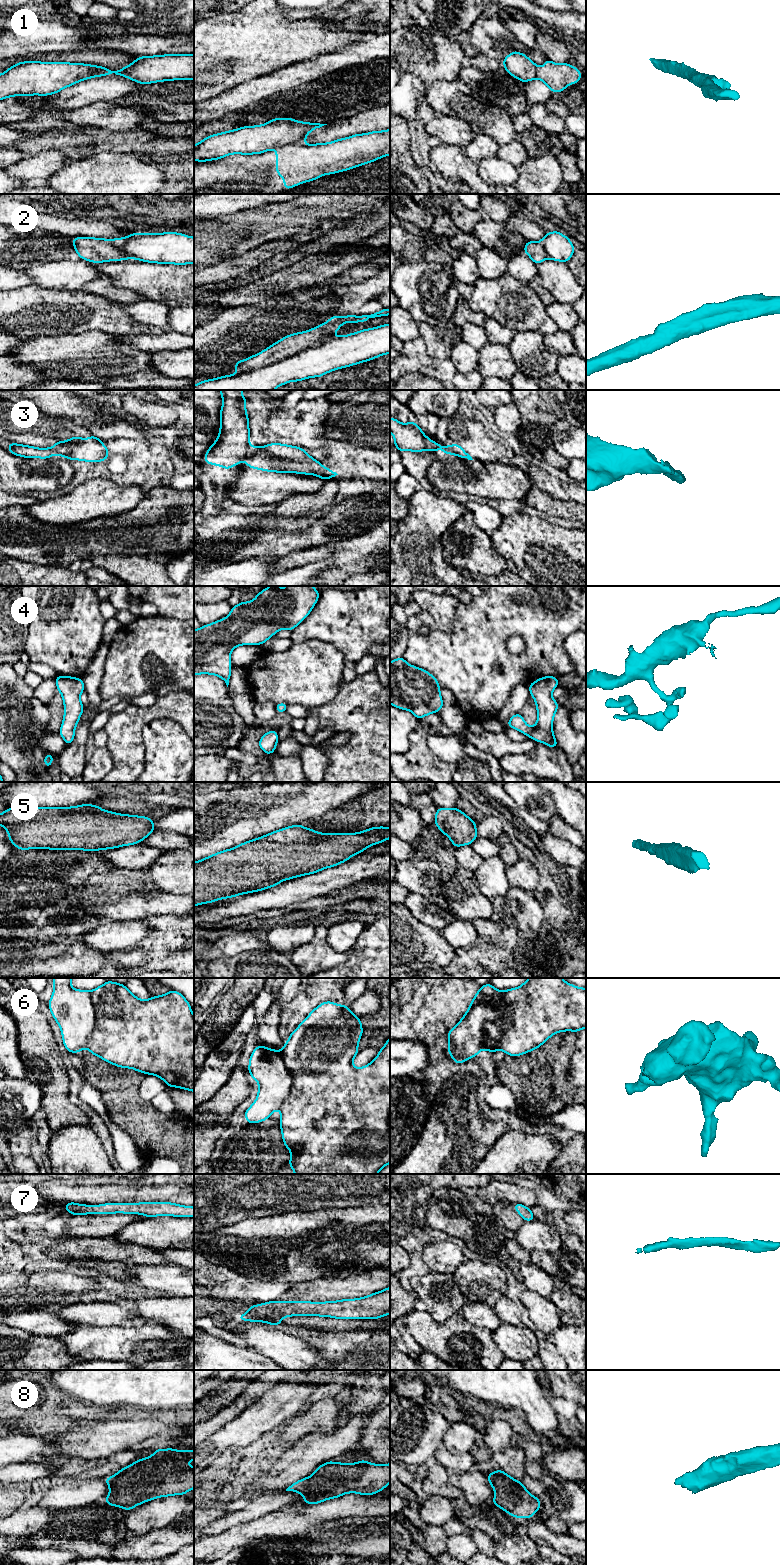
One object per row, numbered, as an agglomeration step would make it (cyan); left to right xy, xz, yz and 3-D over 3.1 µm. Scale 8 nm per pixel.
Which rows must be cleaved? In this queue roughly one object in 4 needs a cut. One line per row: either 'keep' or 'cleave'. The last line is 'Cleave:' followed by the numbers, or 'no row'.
1: cleave
2: cleave
3: cleave
4: keep
5: keep
6: cleave
7: keep
8: keep
Cleave: 1, 2, 3, 6

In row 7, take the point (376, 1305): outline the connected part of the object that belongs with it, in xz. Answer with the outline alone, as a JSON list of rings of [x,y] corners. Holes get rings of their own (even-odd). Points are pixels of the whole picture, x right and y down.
[[[390,1287],[382,1291],[357,1299],[342,1299],[328,1302],[308,1301],[270,1301],[259,1305],[249,1306],[249,1310],[243,1315],[237,1315],[239,1321],[265,1322],[275,1326],[281,1326],[280,1320],[289,1316],[322,1316],[335,1319],[378,1319],[390,1314]]]

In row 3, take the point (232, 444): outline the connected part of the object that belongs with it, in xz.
[[[219,390],[222,396],[223,405],[220,410],[220,431],[217,440],[210,446],[204,455],[207,464],[222,466],[225,470],[241,463],[250,449],[249,441],[249,419],[246,413],[246,400],[242,390]]]

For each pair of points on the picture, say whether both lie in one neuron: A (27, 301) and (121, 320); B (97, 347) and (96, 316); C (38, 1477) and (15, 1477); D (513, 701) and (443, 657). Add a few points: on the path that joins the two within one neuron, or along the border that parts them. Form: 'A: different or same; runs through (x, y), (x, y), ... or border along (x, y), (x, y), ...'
A: same; runs through (50, 304), (71, 306), (91, 316), (98, 316)
B: different; border along (73, 333), (97, 330), (117, 336)
C: same; runs through (32, 1476), (21, 1476)
D: different; border along (528, 684), (518, 683), (495, 717)

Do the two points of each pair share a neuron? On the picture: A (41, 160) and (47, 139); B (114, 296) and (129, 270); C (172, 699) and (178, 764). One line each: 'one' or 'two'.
A: two
B: two
C: two

